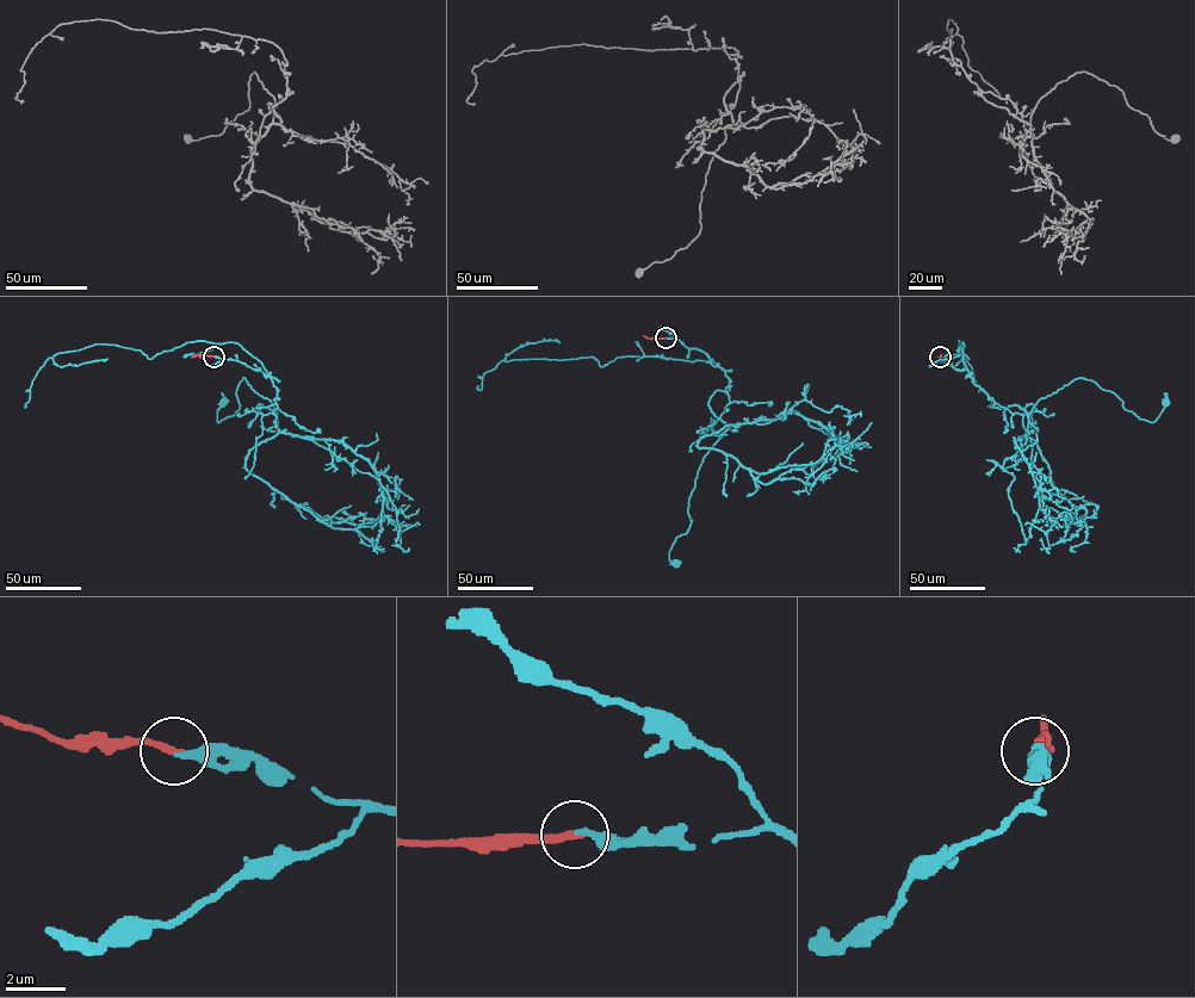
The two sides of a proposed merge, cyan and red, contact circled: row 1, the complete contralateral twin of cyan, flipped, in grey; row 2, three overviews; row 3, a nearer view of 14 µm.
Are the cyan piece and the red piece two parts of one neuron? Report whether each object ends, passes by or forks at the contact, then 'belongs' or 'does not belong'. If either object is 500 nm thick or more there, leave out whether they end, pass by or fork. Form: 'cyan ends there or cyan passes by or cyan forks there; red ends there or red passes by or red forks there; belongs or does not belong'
cyan ends there; red ends there; belongs

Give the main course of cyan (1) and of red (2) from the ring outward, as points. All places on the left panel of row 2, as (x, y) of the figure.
1: (214, 357), (259, 370), (278, 390), (255, 408), (277, 416), (245, 377), (239, 409), (218, 422), (223, 402)
2: (214, 357), (191, 358)

